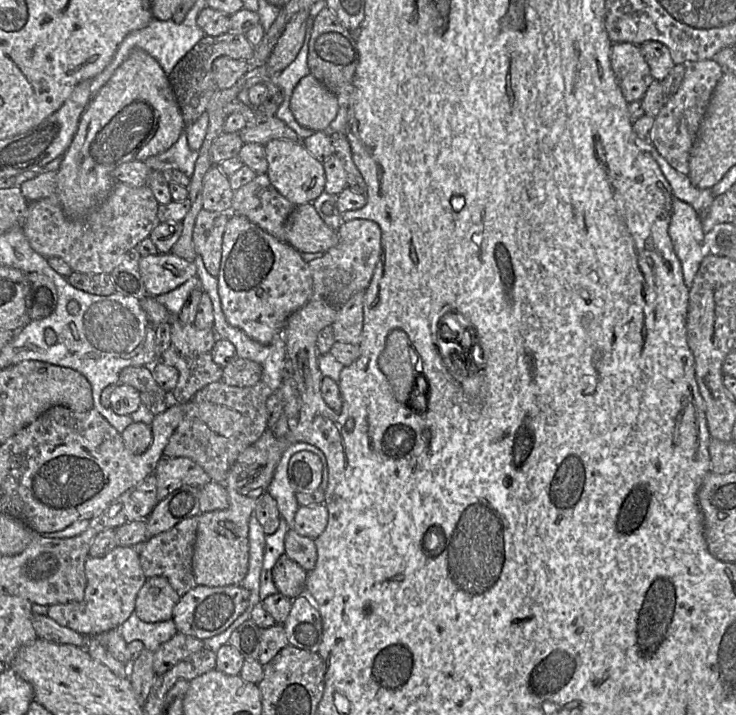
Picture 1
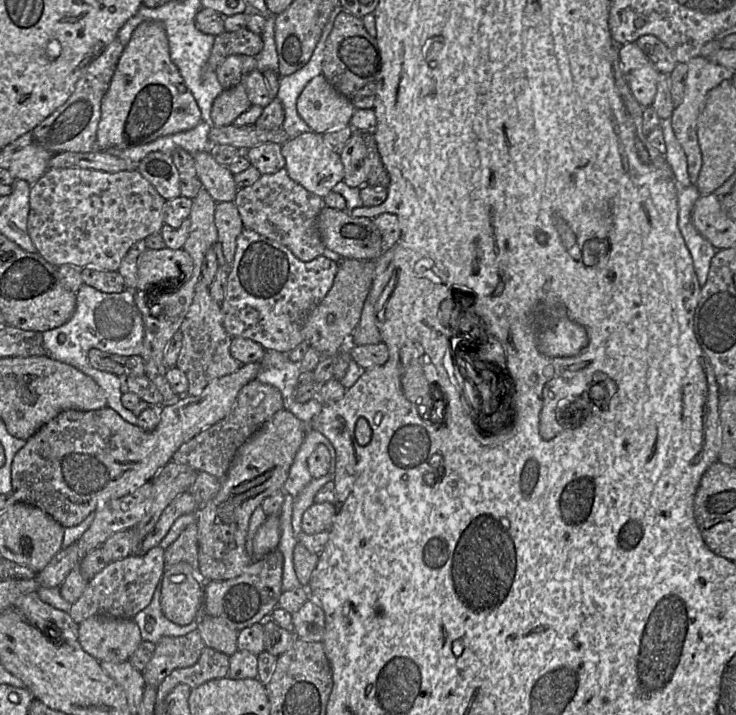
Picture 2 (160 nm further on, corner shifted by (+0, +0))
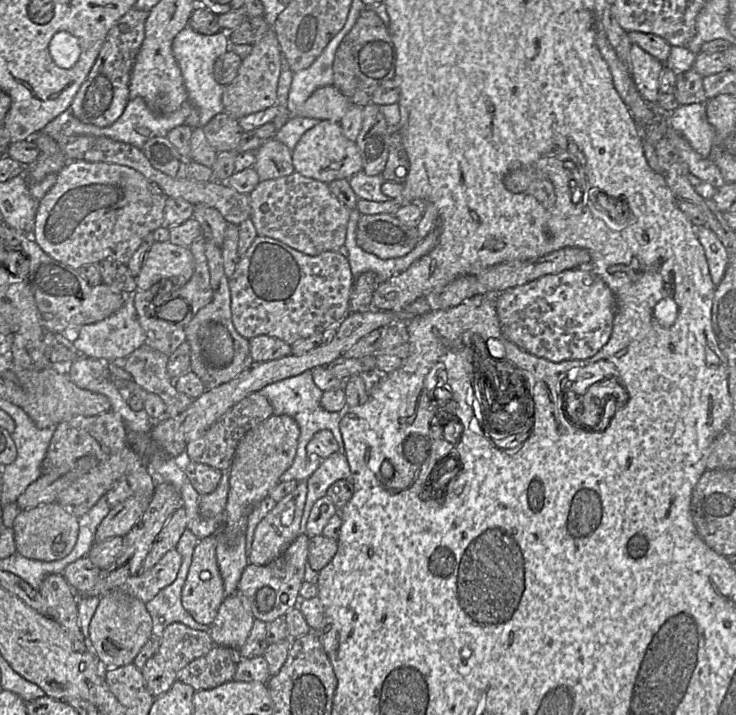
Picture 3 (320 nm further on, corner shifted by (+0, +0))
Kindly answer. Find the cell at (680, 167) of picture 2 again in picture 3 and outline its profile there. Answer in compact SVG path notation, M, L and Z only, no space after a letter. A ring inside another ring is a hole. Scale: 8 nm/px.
M705 103L679 105L665 118L666 125L680 133L690 146L706 158L716 141L715 128L708 122Z

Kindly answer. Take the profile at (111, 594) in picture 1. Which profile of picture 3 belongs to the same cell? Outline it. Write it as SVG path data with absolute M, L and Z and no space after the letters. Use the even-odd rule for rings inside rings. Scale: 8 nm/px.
M175 549L170 550L151 569L128 578L112 591L122 591L148 603L176 579L181 564L181 555Z

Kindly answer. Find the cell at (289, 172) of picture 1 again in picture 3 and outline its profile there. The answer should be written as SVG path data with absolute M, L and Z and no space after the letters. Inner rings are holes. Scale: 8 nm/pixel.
M320 121L302 135L291 152L297 173L326 184L338 179L349 179L362 171L362 159L357 145L343 135L339 122Z

